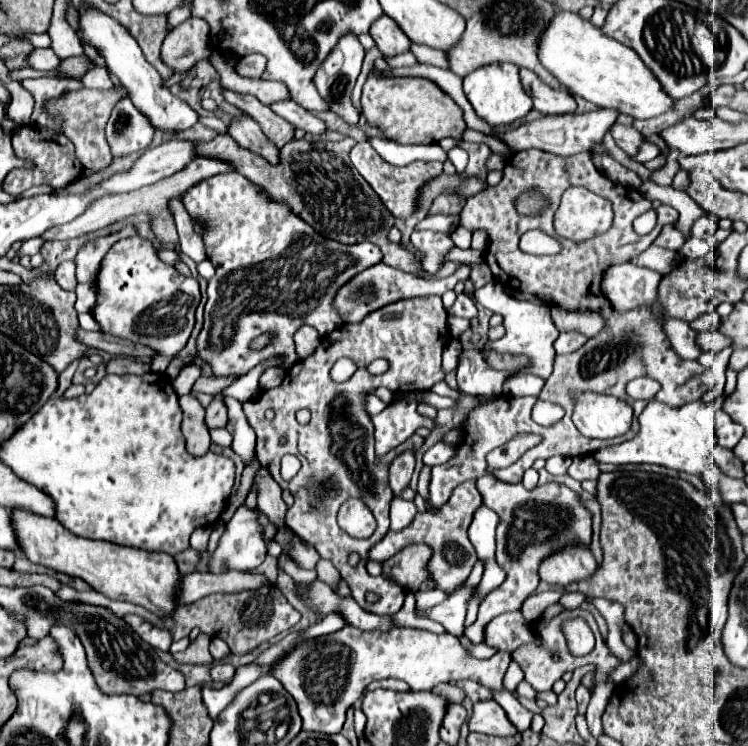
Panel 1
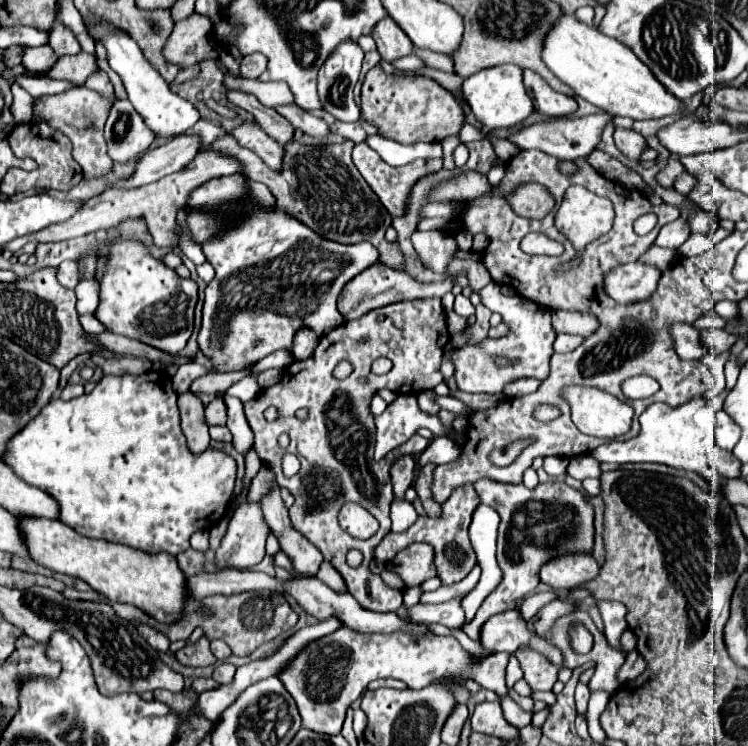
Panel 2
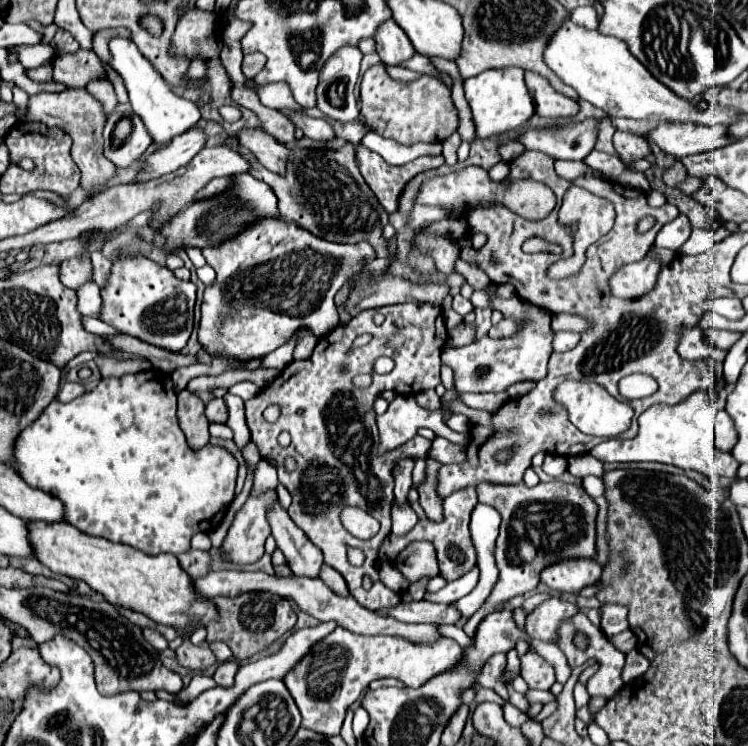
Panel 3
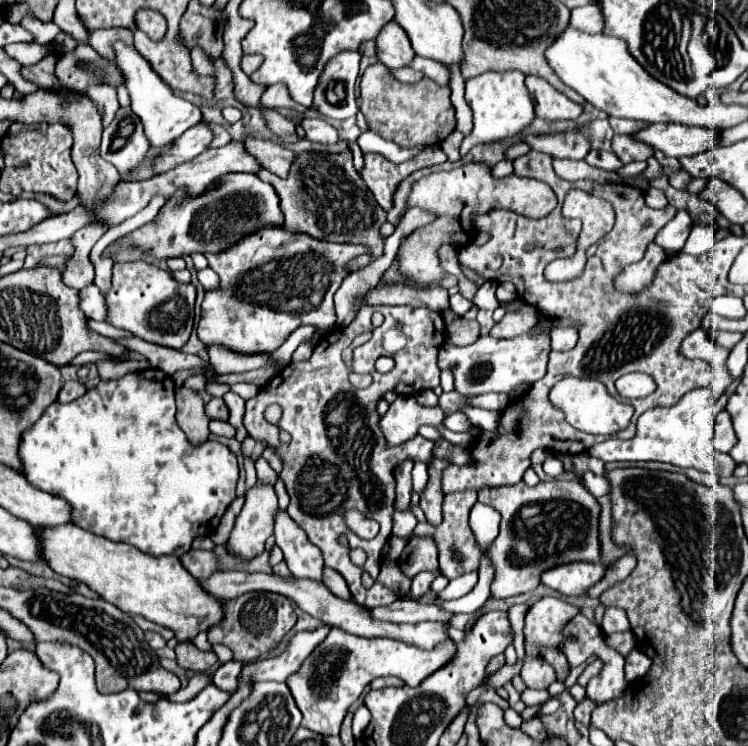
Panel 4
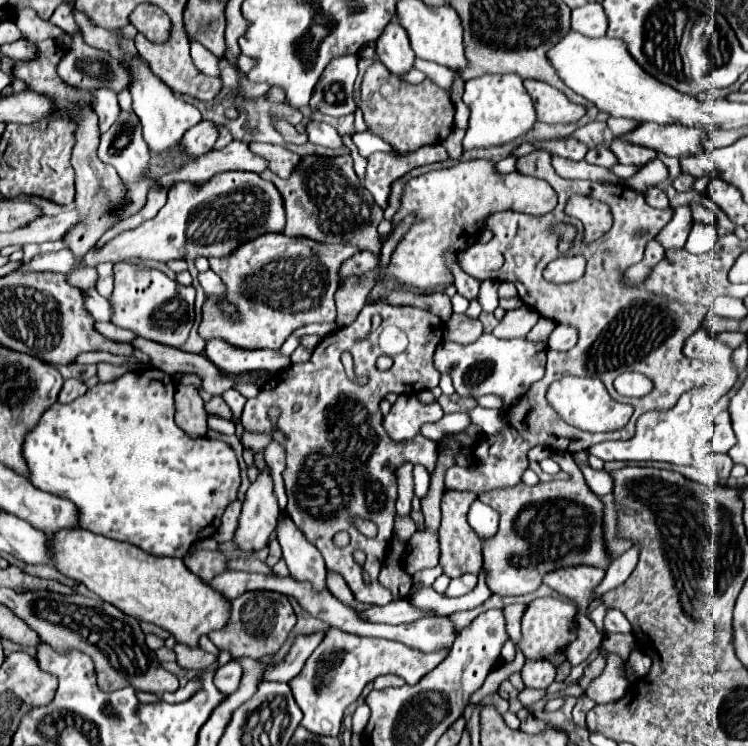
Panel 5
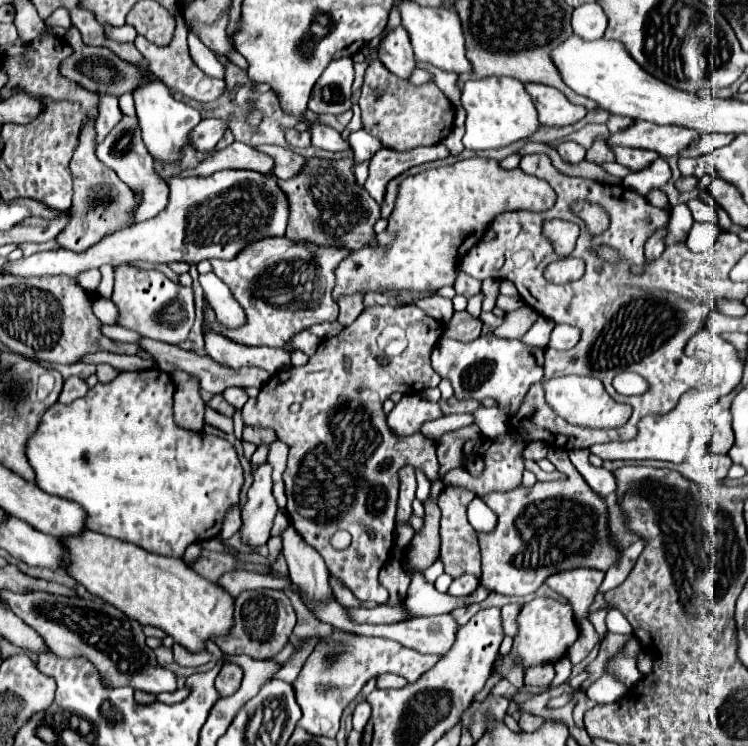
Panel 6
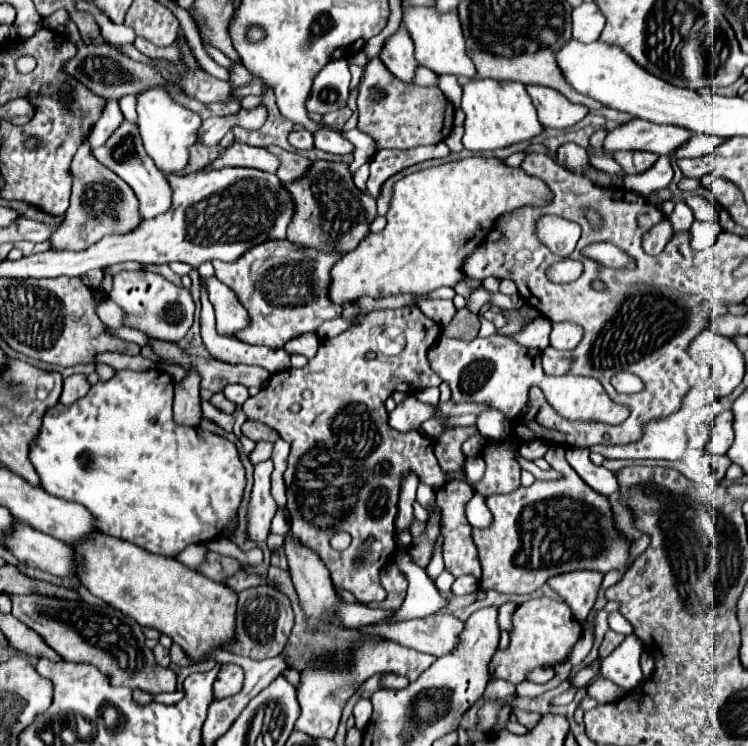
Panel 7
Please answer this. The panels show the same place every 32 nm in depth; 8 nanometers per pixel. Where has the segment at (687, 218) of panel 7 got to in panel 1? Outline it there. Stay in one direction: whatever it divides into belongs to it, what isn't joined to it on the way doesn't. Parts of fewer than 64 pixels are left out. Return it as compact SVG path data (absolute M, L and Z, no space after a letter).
M674 222L674 224L668 224L668 226L664 226L662 228L662 232L658 234L658 238L654 240L654 244L656 246L664 246L664 248L668 248L668 250L680 250L680 246L684 244L684 234L682 234L682 230L678 228L678 224Z

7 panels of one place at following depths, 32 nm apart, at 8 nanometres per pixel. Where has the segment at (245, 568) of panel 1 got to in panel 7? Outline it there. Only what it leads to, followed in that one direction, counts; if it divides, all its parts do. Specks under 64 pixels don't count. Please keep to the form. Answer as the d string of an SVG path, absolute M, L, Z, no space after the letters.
M264 460L254 466L254 488L250 494L250 526L248 536L252 540L264 542L270 532L270 522L278 510L270 494L270 474L274 470L272 460Z

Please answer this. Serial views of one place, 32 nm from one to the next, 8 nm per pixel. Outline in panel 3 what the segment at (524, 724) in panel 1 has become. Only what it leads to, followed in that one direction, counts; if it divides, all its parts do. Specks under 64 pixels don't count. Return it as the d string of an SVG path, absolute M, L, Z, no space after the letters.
M506 702L506 706L504 706L504 718L510 726L522 726L526 722L526 716L520 710L512 708L510 702Z

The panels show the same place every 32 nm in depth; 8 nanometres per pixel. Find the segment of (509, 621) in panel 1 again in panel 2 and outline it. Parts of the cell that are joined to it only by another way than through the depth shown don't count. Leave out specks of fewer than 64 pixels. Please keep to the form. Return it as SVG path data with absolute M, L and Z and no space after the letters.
M506 610L490 616L480 628L480 646L486 654L516 652L520 644L528 644L526 624L518 618L518 610Z

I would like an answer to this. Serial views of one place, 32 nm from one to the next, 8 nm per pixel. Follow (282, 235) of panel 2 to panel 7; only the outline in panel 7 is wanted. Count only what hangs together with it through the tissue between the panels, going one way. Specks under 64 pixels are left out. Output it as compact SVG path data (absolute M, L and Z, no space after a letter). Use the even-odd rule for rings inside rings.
M270 240L236 262L212 262L216 278L234 290L250 314L252 324L238 338L248 344L282 348L288 340L306 332L316 334L322 322L338 318L342 308L328 300L328 272L338 258L340 254L296 248L288 240ZM302 298L308 298L308 302L302 304Z

